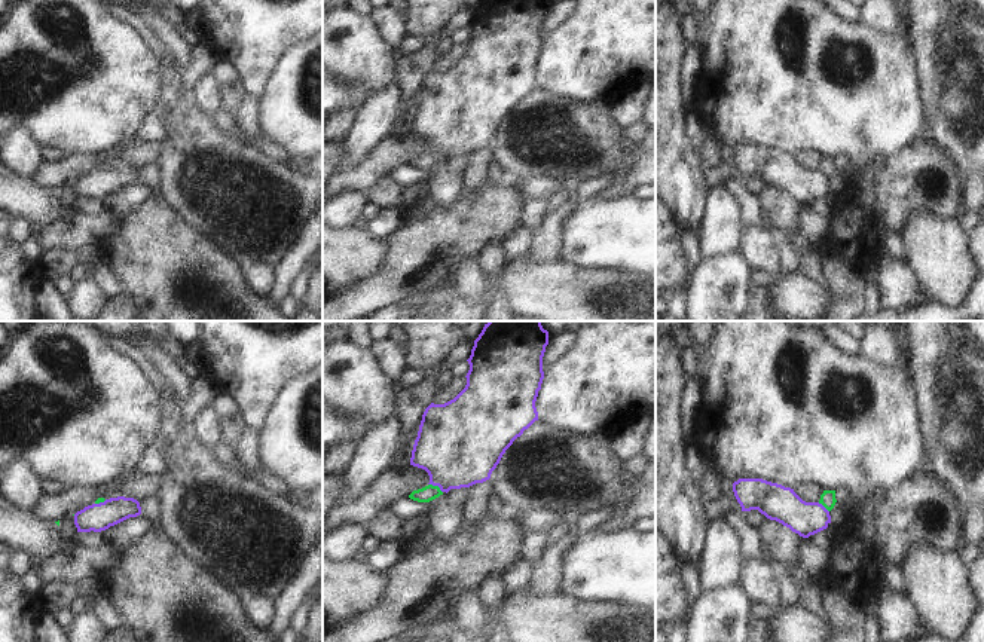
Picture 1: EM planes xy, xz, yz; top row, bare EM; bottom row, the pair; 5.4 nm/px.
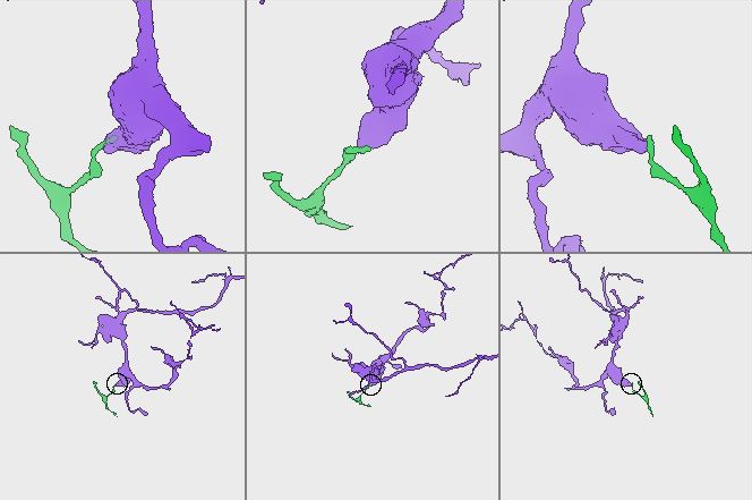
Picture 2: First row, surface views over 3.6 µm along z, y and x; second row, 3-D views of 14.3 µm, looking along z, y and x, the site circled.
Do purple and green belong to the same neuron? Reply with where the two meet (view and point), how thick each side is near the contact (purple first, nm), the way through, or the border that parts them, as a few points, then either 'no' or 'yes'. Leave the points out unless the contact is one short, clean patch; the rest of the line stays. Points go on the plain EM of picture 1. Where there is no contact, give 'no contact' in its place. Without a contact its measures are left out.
meets purple in xz at (436, 152); 460 nm thick on the purple side, 90 nm on the other; border along xz (428, 150), (436, 152), (442, 159); no

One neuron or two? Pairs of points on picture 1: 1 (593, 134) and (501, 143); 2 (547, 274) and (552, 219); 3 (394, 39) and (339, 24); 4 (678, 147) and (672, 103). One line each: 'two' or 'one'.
1: one
2: two
3: two
4: one

